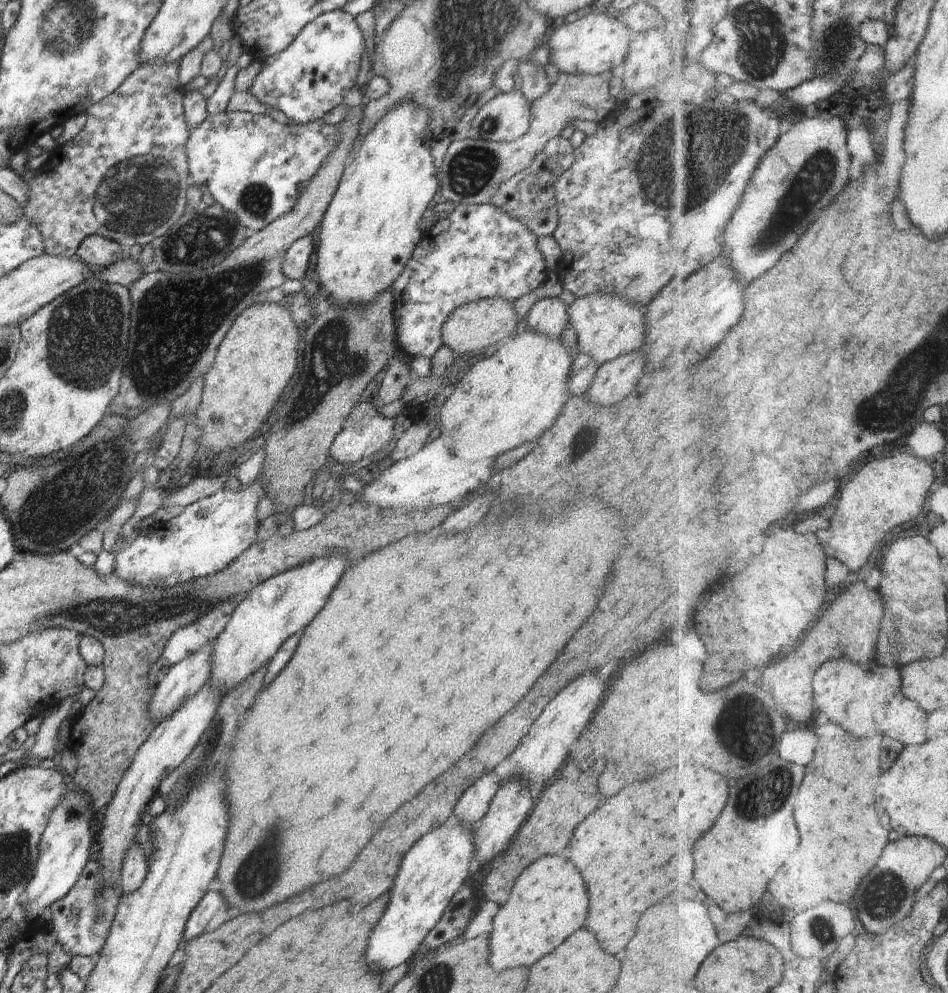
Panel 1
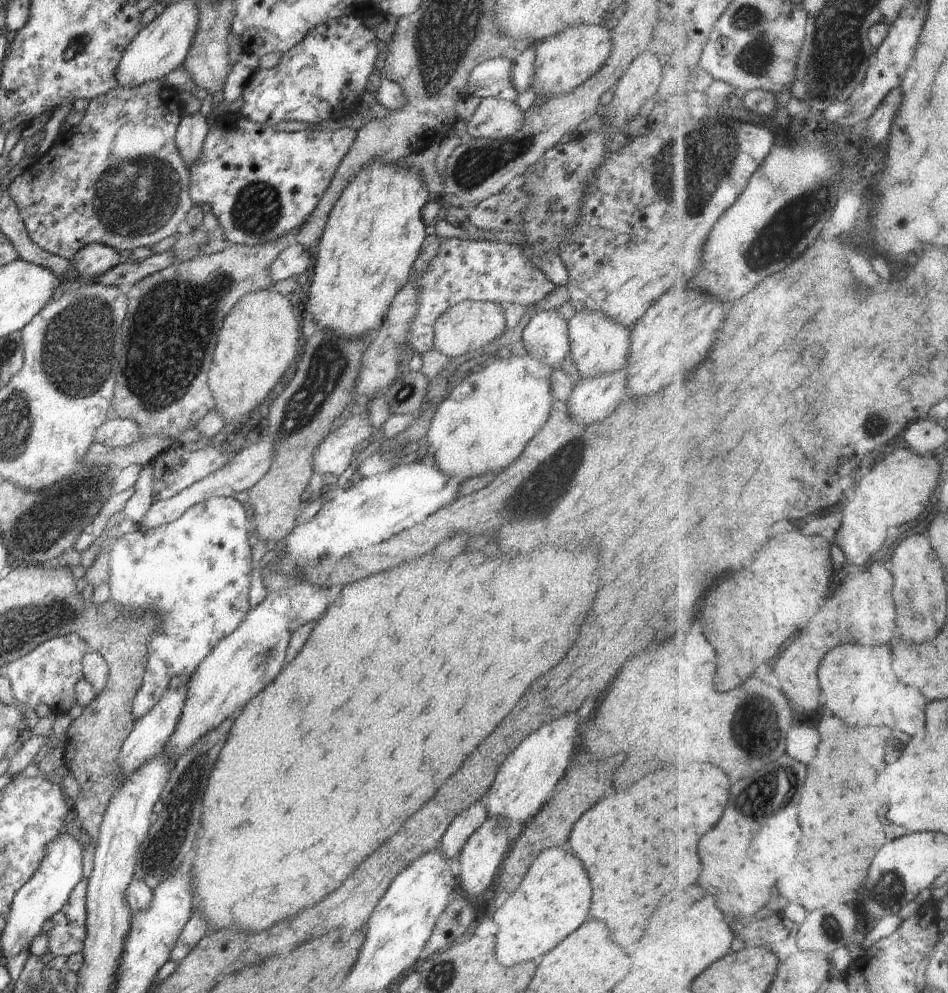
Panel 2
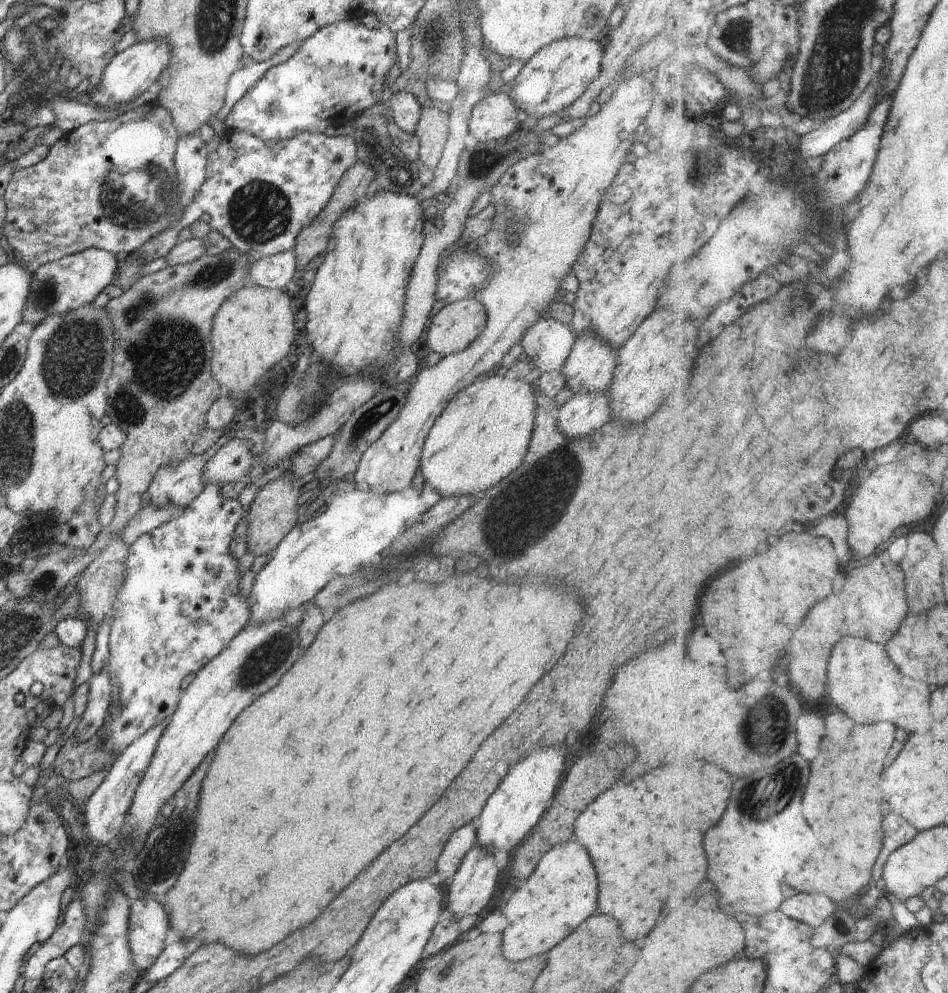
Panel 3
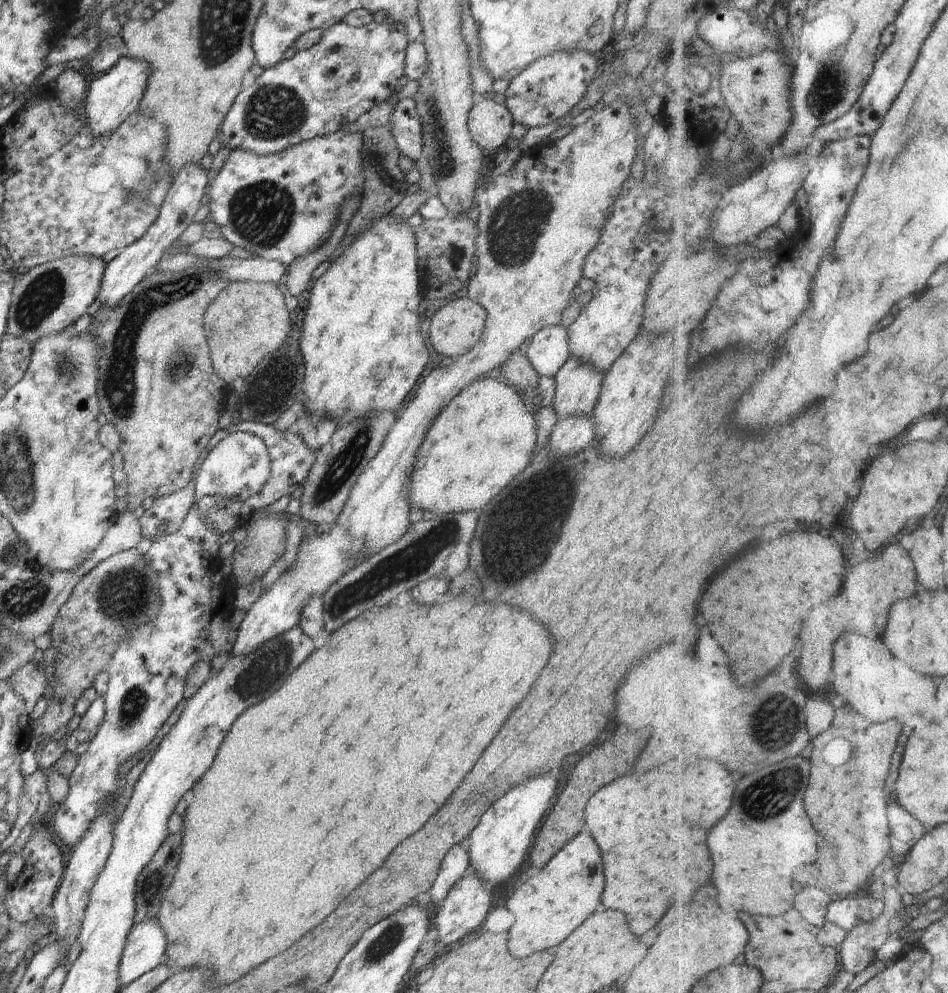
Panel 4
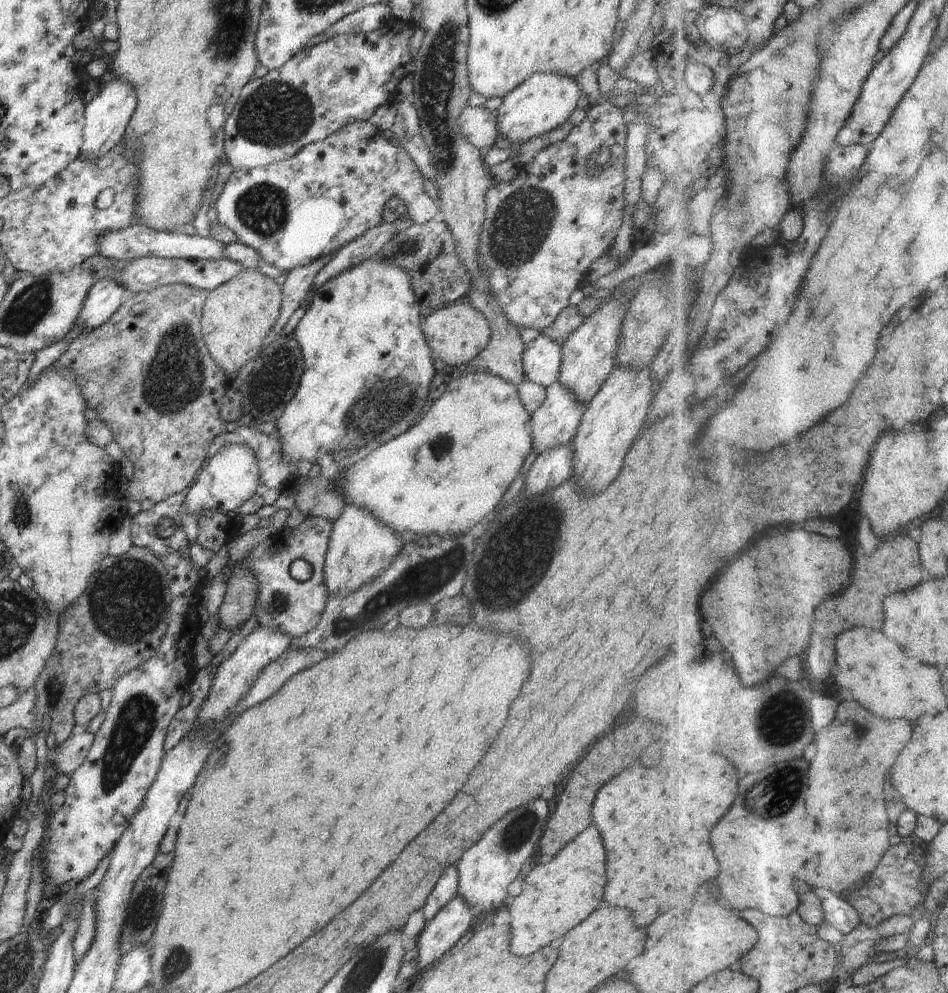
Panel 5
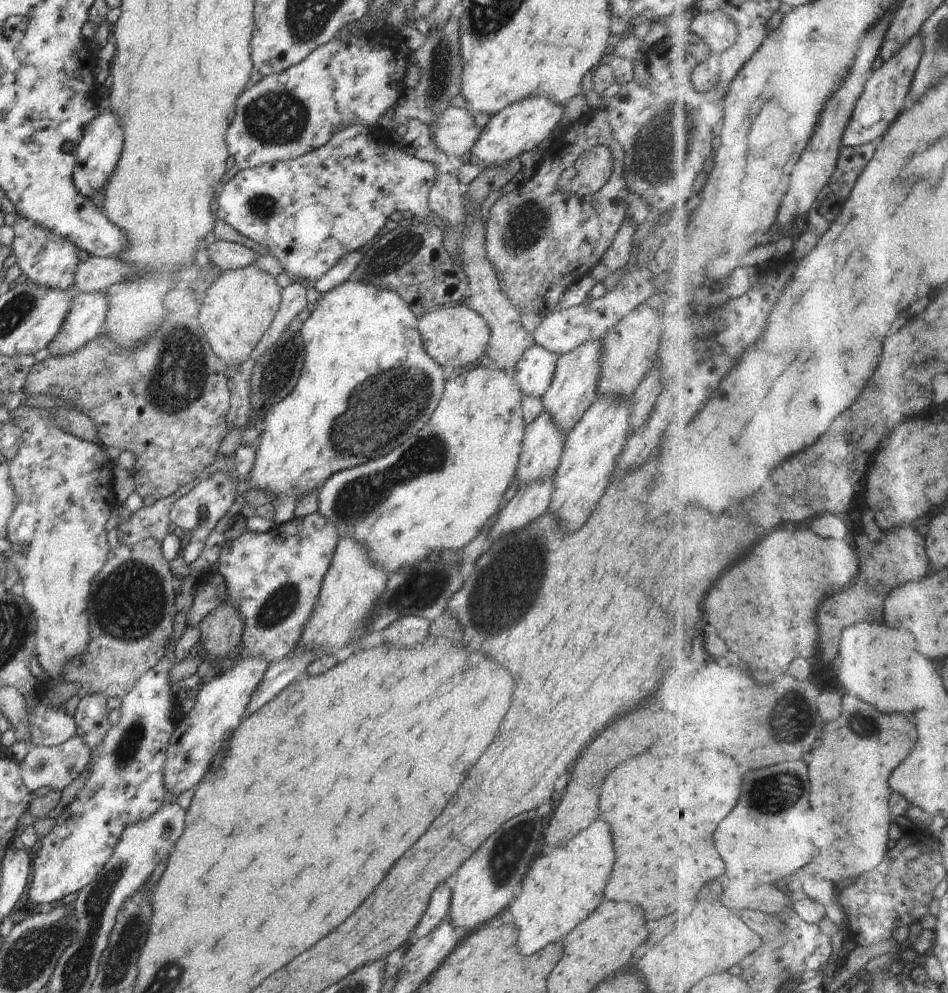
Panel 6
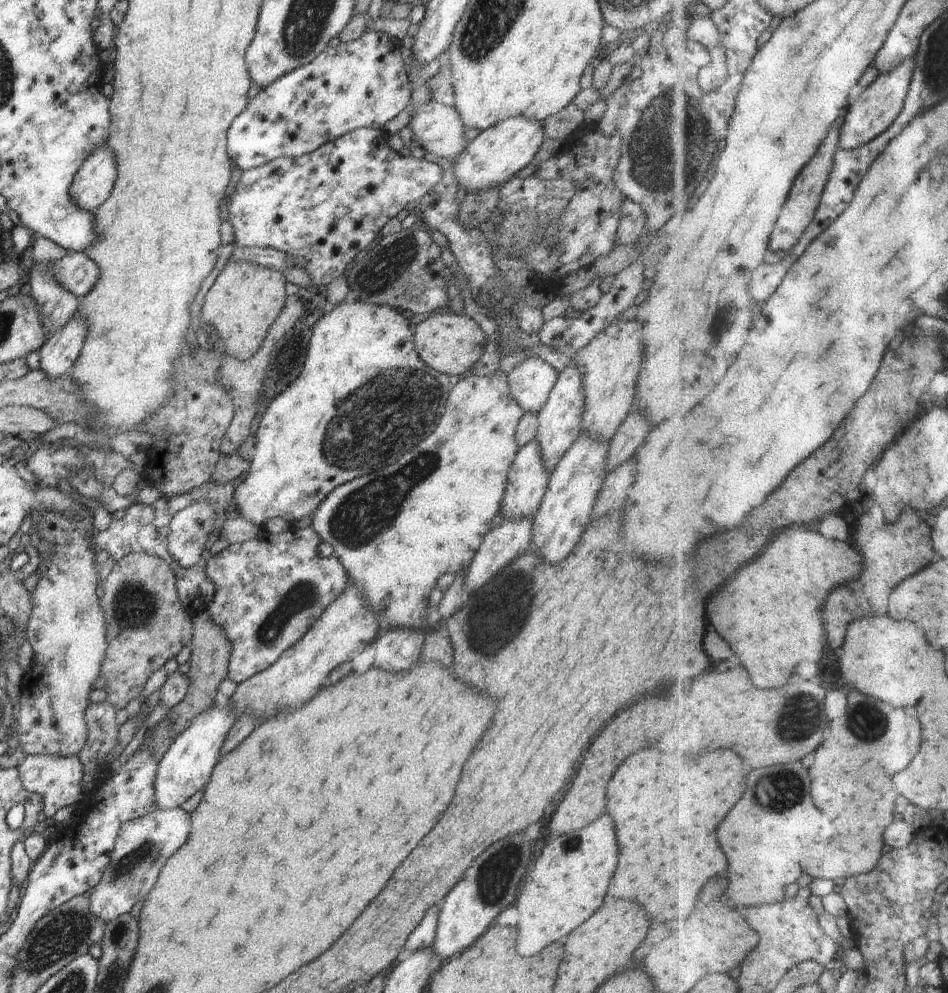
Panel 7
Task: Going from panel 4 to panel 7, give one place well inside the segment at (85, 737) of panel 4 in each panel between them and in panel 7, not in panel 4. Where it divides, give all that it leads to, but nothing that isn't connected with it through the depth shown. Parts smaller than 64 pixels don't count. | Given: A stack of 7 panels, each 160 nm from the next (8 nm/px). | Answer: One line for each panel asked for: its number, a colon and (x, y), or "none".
5: (67, 757)
6: (55, 767)
7: (57, 780)

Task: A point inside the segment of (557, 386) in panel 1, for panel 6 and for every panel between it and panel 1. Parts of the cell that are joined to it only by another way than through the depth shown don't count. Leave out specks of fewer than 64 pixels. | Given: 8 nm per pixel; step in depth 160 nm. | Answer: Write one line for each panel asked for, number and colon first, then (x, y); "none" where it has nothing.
2: (485, 423)
3: (482, 436)
4: (484, 437)
5: (442, 476)
6: (455, 471)

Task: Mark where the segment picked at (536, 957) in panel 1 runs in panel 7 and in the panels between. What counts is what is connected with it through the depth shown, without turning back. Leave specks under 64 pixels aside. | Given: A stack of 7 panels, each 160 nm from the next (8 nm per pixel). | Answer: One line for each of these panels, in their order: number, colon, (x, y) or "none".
2: (553, 899)
3: (560, 894)
4: (548, 906)
5: (556, 896)
6: (563, 886)
7: (567, 884)

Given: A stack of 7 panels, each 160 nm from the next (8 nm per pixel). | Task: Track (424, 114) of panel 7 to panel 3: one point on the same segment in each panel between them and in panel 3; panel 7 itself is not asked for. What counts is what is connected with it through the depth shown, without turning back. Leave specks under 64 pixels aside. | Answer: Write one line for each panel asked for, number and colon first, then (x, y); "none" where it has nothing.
3: (494, 117)
4: (489, 123)
5: (478, 126)
6: (455, 133)

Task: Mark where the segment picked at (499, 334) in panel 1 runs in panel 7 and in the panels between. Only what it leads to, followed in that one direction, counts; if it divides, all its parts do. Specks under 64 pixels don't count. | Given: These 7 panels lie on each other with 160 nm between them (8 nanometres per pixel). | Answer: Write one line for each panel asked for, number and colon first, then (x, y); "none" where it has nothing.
2: (463, 331)
3: (456, 325)
4: (455, 328)
5: (456, 334)
6: (455, 336)
7: (451, 344)

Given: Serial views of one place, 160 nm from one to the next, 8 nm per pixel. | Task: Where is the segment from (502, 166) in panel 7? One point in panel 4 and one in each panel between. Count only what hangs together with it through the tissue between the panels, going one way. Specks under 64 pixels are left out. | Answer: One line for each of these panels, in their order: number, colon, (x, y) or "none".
4: (548, 89)
5: (545, 100)
6: (523, 126)

